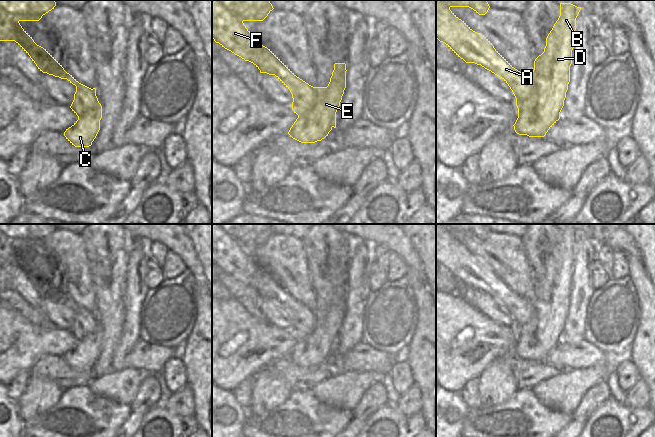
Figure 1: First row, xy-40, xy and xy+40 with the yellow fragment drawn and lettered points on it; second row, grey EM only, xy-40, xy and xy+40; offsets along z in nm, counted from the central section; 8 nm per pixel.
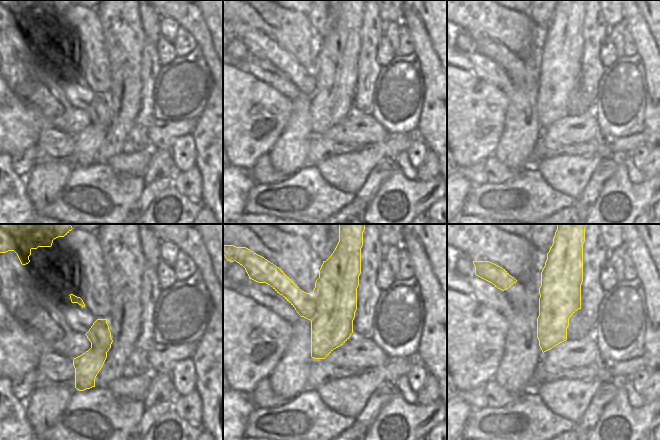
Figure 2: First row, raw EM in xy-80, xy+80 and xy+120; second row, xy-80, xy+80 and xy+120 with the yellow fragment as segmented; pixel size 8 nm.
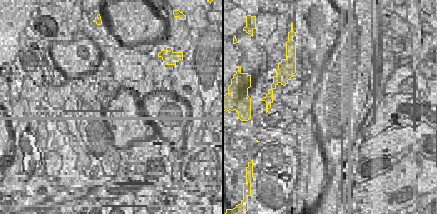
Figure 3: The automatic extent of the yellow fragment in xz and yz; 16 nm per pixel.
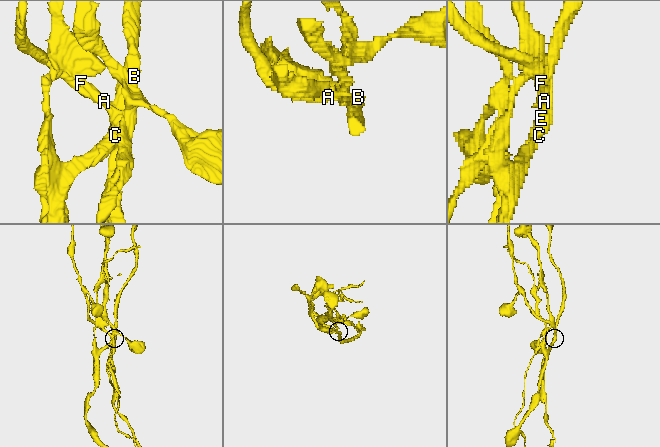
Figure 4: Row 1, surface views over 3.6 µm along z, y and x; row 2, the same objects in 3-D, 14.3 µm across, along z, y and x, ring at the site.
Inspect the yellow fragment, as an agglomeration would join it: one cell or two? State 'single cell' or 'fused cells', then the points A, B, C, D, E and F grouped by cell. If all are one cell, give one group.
fused cells; groups A F / B C D E

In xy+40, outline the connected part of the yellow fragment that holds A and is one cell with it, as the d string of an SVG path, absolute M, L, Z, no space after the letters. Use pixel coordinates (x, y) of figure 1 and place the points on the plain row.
M436 224L436 263L445 267L466 287L475 287L501 301L512 314L516 325L525 325L533 317L535 309L530 301L515 293L481 257L473 255L459 243L444 224Z

